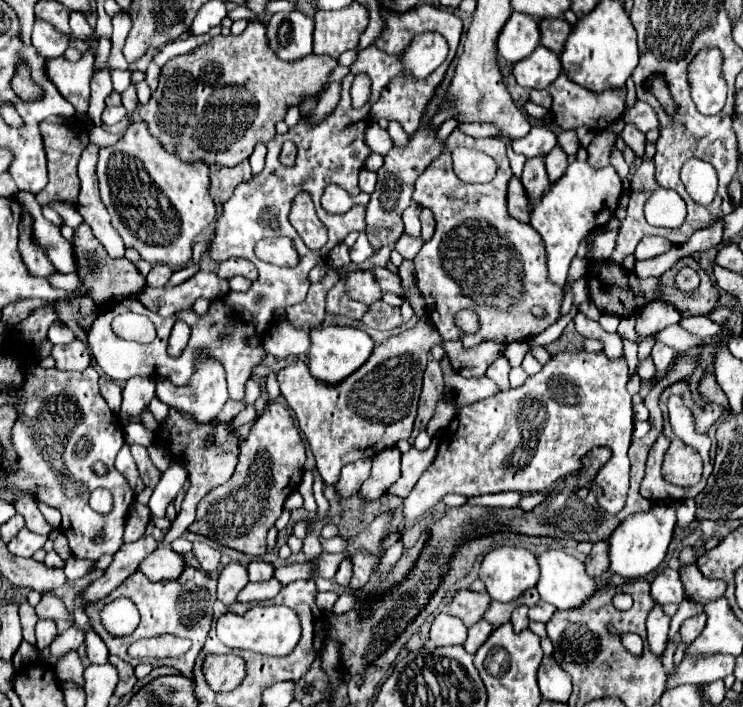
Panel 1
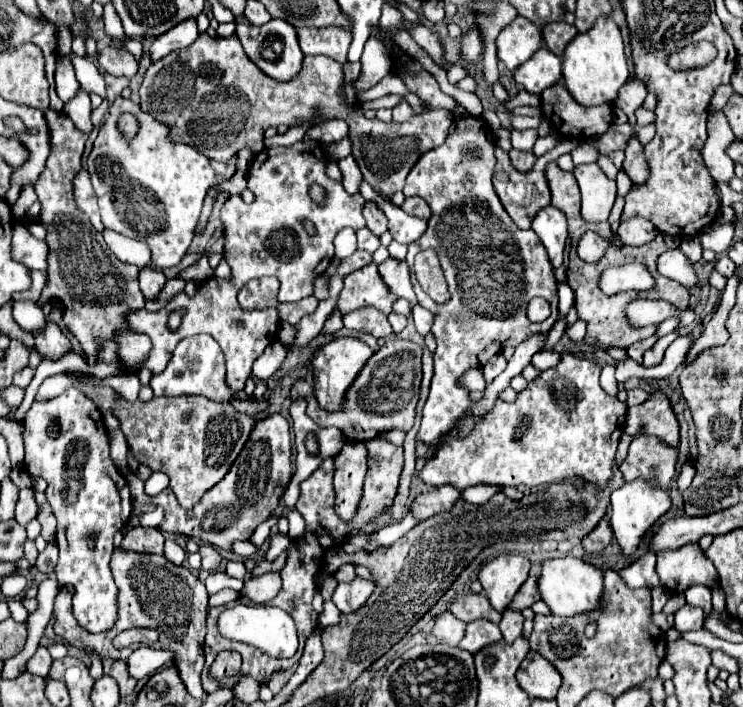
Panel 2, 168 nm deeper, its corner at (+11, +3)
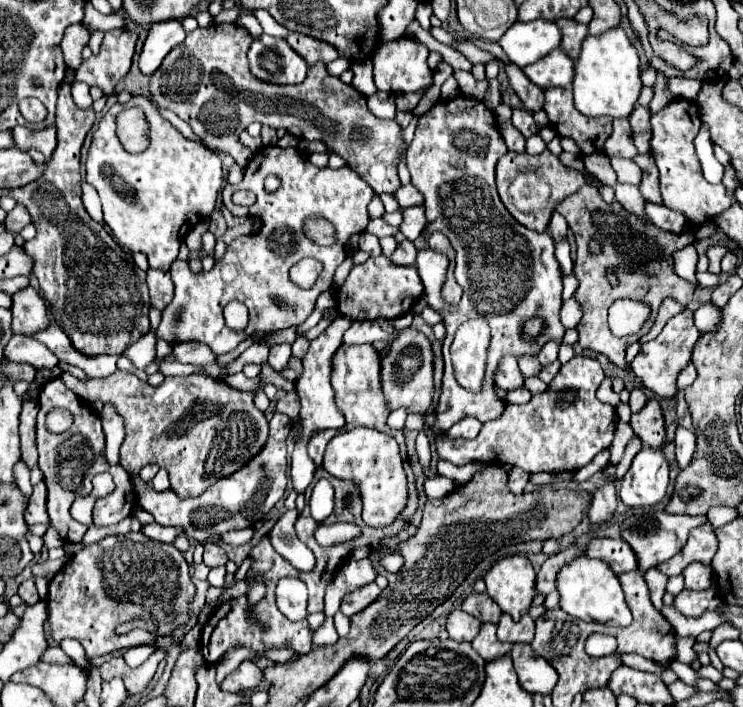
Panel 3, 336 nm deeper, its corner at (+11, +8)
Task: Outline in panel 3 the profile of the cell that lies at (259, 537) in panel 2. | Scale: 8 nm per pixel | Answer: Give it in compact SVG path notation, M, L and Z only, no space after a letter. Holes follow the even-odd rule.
M247 527L247 529L241 529L241 531L229 531L223 535L223 541L229 543L229 545L245 545L253 539L255 535L255 529L253 527Z

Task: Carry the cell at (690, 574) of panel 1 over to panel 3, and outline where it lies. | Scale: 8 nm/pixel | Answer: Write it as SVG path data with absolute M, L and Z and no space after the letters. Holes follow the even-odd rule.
M709 523L697 527L691 531L689 535L689 541L687 545L669 561L665 563L659 563L657 569L661 573L665 573L667 577L673 577L673 575L681 575L681 571L689 565L689 563L705 563L705 565L711 565L711 559L717 551L717 539L715 539L715 531Z

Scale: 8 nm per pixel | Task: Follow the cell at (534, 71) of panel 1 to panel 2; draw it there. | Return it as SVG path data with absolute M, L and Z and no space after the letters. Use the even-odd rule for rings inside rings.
M541 48L541 52L537 52L533 60L525 62L513 78L527 92L541 94L545 88L561 80L561 56L555 56L547 48Z

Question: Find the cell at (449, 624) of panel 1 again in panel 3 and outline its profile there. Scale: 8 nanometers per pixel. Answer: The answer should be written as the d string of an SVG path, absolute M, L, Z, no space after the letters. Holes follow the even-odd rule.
M453 609L445 623L447 633L453 641L473 641L473 637L479 633L479 625L481 625L479 619L461 609Z

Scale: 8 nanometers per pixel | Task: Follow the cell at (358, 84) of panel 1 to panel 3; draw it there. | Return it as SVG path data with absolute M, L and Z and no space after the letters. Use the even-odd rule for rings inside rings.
M364 59L363 61L353 62L351 70L354 73L352 86L361 94L369 97L375 94L378 89L373 80L373 64L372 59Z

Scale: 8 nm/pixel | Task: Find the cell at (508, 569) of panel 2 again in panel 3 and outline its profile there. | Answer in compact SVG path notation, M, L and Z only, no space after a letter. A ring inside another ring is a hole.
M509 555L497 561L483 577L487 595L495 599L503 613L519 619L531 605L535 593L535 569L523 555Z

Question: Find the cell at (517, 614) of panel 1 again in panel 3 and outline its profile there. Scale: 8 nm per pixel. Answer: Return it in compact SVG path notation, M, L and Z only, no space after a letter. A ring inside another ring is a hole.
M525 613L519 621L513 621L509 615L501 615L501 621L497 623L497 637L507 643L531 643L535 633L533 619Z

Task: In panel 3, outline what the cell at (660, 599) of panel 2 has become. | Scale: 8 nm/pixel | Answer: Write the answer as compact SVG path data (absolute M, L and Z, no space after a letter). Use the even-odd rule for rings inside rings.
M649 569L643 577L645 577L647 585L649 585L653 605L657 607L657 611L661 611L661 607L663 607L665 587L667 587L667 575L663 575L663 573L661 573L661 571L657 571L657 569Z

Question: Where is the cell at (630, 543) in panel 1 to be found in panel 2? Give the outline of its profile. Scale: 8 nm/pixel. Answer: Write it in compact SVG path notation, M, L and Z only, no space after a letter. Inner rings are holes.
M637 478L633 482L625 482L621 488L617 488L611 494L611 528L613 528L613 536L619 544L619 550L629 556L637 550L643 534L655 524L655 520L659 520L667 510L671 508L671 498L669 492L657 486L651 486L647 480Z

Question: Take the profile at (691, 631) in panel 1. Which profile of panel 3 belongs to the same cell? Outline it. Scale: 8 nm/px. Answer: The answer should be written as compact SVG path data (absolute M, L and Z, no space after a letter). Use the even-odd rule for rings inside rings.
M683 589L675 597L675 603L673 605L685 617L697 617L697 615L703 615L705 611L717 609L719 603L721 601L719 601L715 589L709 589L709 591L687 591L687 589Z

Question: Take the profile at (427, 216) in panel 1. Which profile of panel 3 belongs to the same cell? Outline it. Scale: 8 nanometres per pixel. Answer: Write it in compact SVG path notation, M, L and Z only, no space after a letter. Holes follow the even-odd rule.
M405 185L399 187L395 193L397 201L401 207L415 207L415 205L423 205L423 195L413 187L413 185Z

